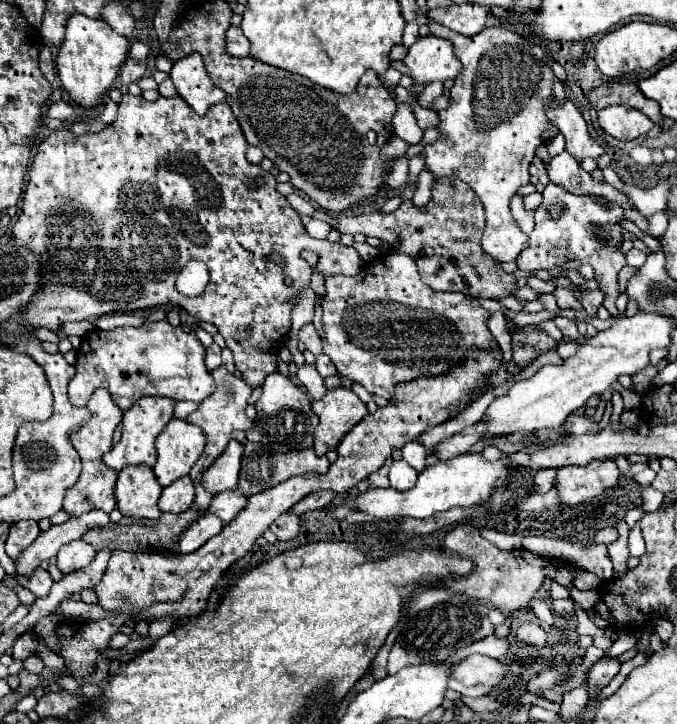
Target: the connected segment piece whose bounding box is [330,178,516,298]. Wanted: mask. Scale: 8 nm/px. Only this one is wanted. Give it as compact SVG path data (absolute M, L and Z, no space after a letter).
M436 180L432 186L432 200L424 208L416 208L410 200L406 200L390 214L372 212L354 218L340 216L330 218L330 226L342 234L376 236L382 242L388 242L394 250L410 254L418 264L424 284L434 290L468 292L468 296L476 298L500 298L516 290L514 276L500 270L500 266L480 248L484 210L480 198L462 180Z

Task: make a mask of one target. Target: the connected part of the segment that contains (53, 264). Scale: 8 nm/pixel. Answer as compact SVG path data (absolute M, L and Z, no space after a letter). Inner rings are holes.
M124 94L118 104L116 120L110 126L106 126L102 132L80 134L80 136L76 136L72 130L66 130L66 128L52 132L36 148L36 156L30 166L30 182L28 182L24 198L22 198L22 214L14 224L14 238L22 246L28 246L30 250L34 250L38 254L42 252L42 260L44 260L44 282L46 284L44 284L42 292L32 300L32 304L22 312L24 318L34 328L50 328L56 332L62 322L78 322L78 320L90 320L90 318L98 318L102 314L112 314L112 312L134 312L134 310L144 310L144 308L152 308L152 306L162 306L162 304L178 304L188 314L196 316L198 320L214 324L218 328L218 332L224 336L226 346L232 350L236 368L242 372L244 380L250 386L260 386L268 374L276 372L276 360L278 360L274 356L274 350L278 346L276 340L284 340L290 330L290 308L294 304L294 296L300 288L310 284L312 266L302 258L302 252L310 250L310 252L318 254L316 268L322 270L324 276L328 276L328 274L348 274L348 276L358 274L360 268L364 266L364 262L362 262L360 254L356 252L356 248L352 248L352 246L342 246L340 242L332 244L328 240L316 240L316 238L308 236L304 230L304 224L300 222L298 212L288 204L286 196L282 196L276 190L276 176L272 172L262 170L260 166L250 164L246 160L246 150L248 150L248 142L244 140L242 128L226 102L220 102L214 108L210 108L204 116L198 116L196 112L192 112L188 108L188 104L180 96L146 102L142 96L136 98L136 96ZM258 176L262 176L266 182L260 188L254 186L254 180ZM272 254L280 254L284 258L284 262L282 264L274 262L270 258ZM190 260L202 260L210 272L210 282L208 282L206 290L196 298L180 294L174 284L176 276ZM286 278L290 278L290 282L292 282L290 286L286 286ZM248 326L252 326L250 334L246 334Z

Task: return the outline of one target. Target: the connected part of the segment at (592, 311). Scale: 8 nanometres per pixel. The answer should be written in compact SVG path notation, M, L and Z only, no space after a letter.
M584 289L581 293L580 302L591 317L596 317L598 308L602 305L604 294L600 290Z

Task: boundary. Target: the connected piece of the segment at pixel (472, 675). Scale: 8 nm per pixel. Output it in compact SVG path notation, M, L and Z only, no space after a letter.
M472 654L452 666L452 676L448 676L448 688L462 696L486 696L500 684L506 676L506 666L494 658Z

